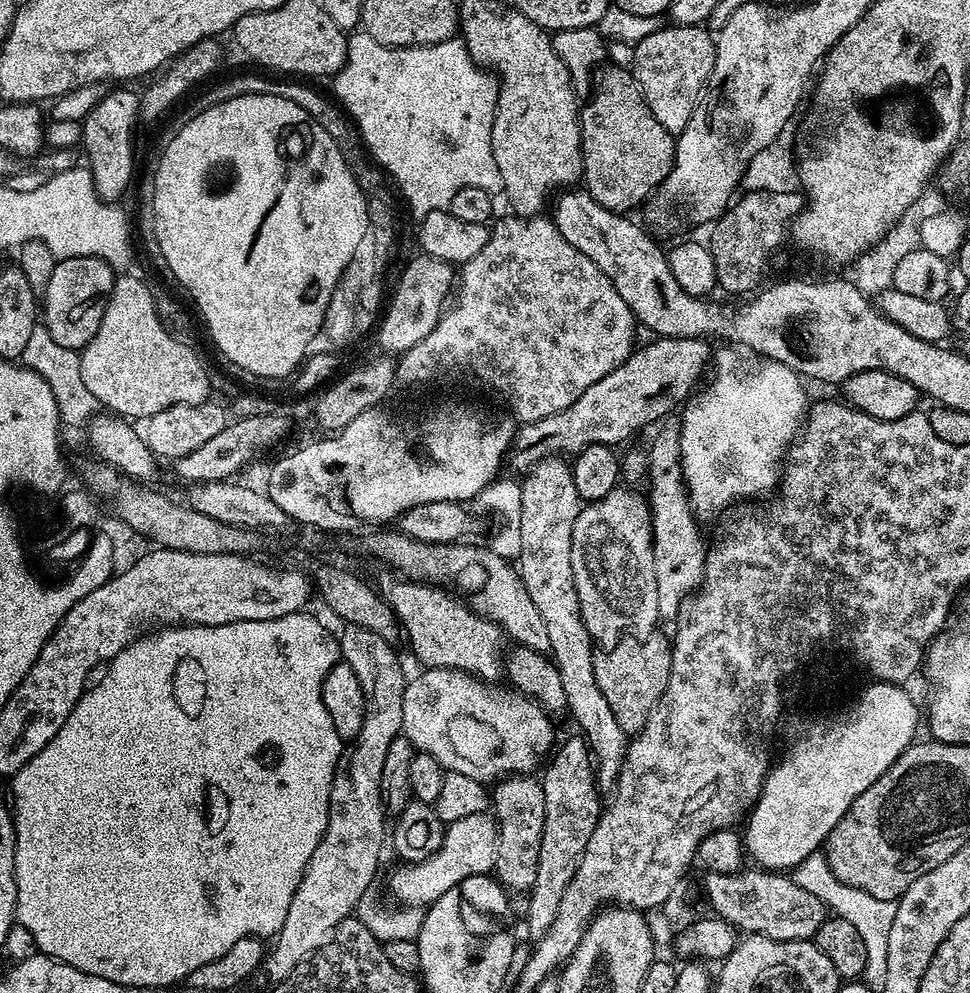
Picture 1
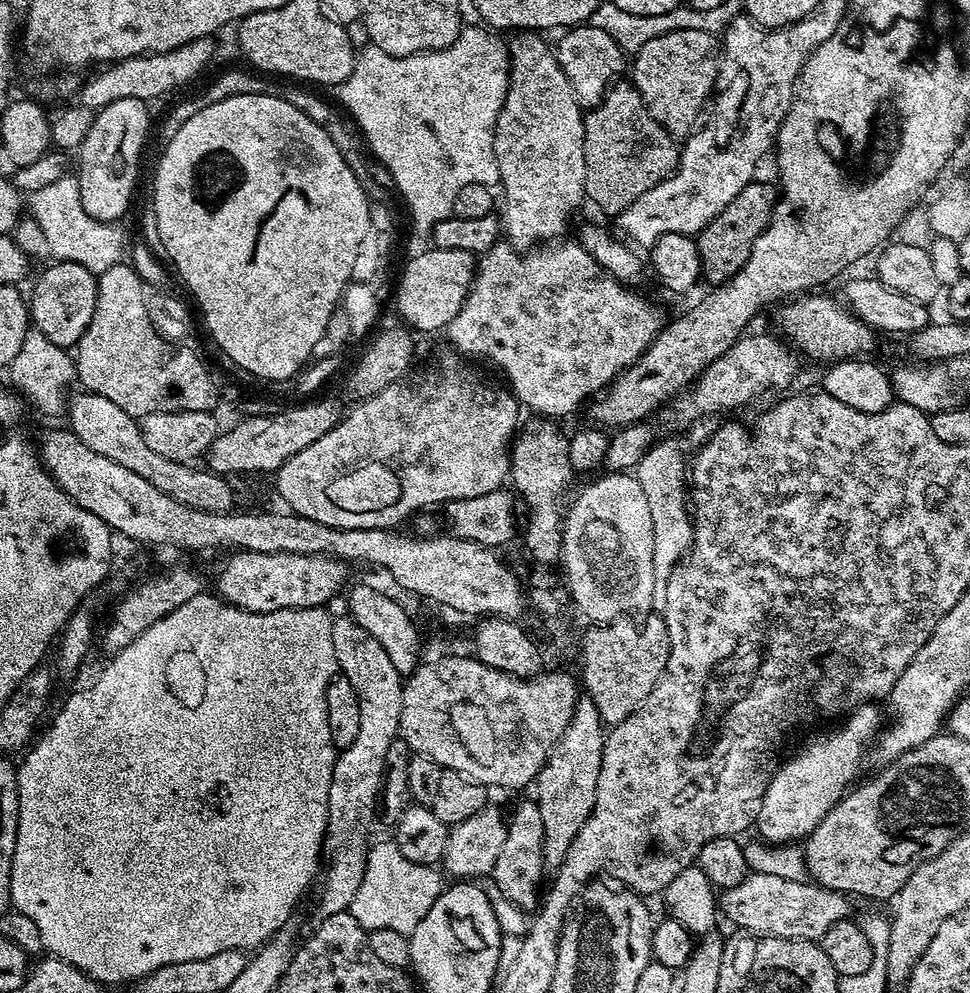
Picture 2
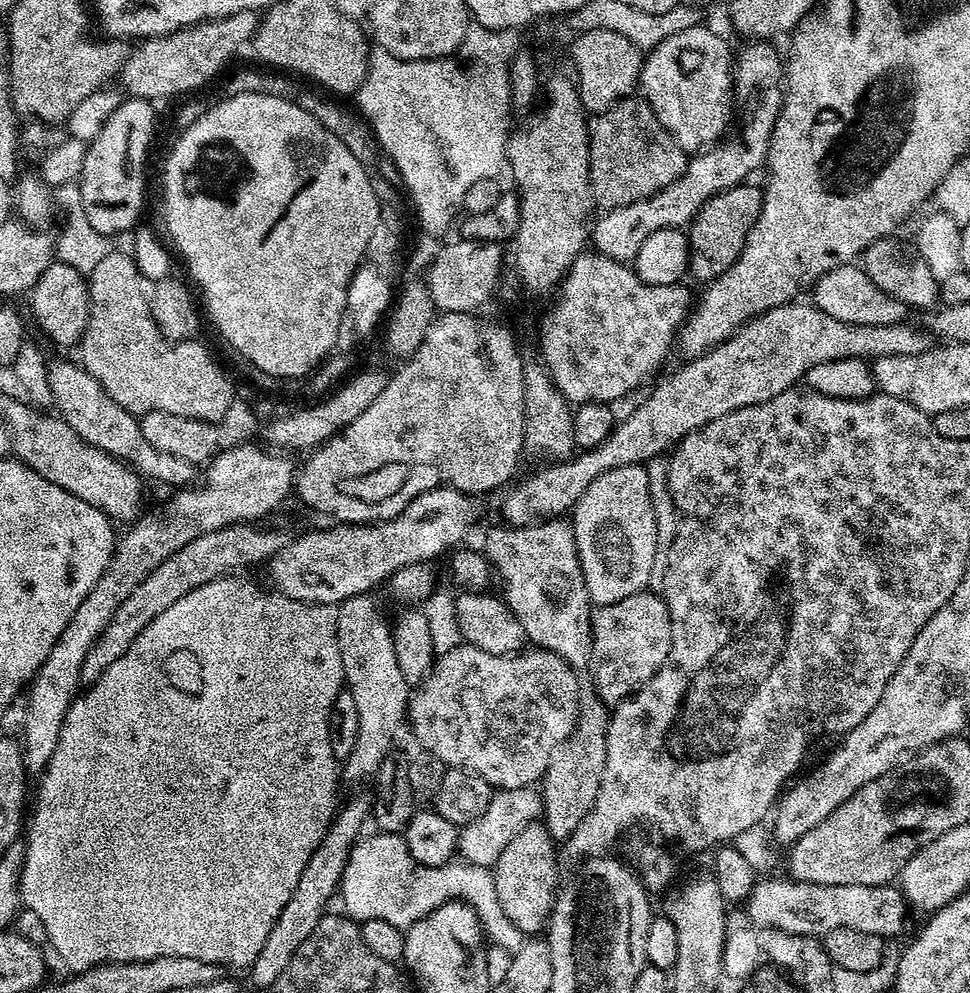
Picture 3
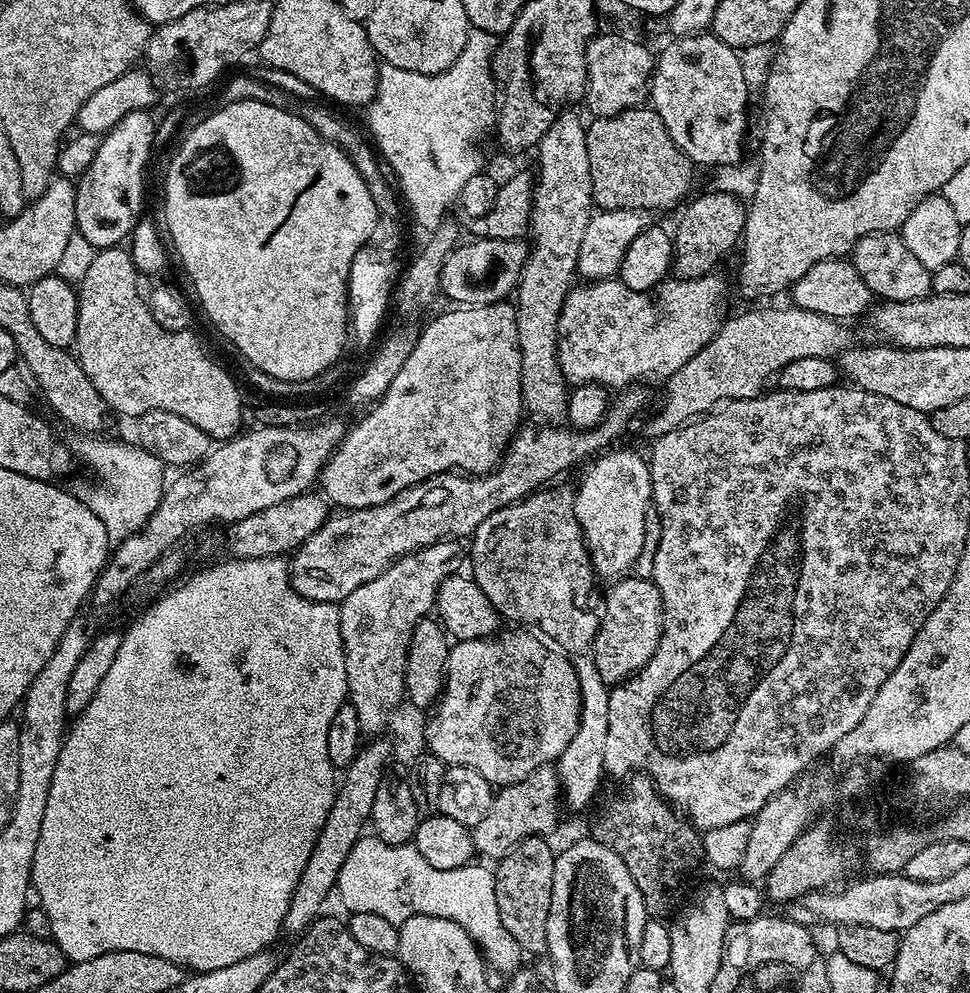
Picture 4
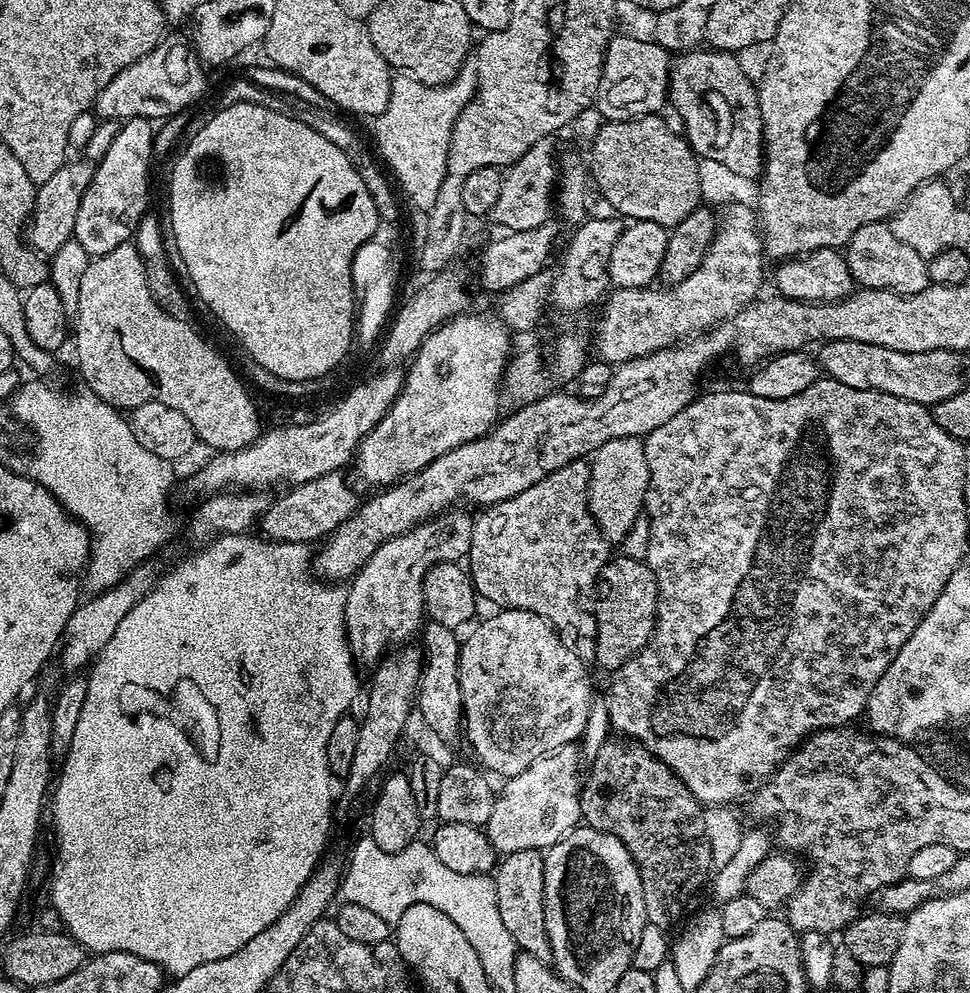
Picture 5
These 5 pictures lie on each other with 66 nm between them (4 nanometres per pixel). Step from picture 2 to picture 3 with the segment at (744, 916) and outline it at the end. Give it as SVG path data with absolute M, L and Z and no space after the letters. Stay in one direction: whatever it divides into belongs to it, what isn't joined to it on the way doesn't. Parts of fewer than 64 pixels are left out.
M761 879L748 895L747 919L757 928L777 928L790 934L823 938L830 930L862 930L862 934L878 934L885 938L896 936L904 928L909 901L899 887L882 886L822 886L801 880Z

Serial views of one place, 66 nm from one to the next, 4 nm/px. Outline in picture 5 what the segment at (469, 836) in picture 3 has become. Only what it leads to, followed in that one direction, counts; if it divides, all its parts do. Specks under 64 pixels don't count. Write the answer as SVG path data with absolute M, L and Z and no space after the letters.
M576 744L562 746L551 756L530 762L522 774L514 774L499 785L486 831L494 850L501 857L518 850L546 850L581 823L580 794L582 752Z

